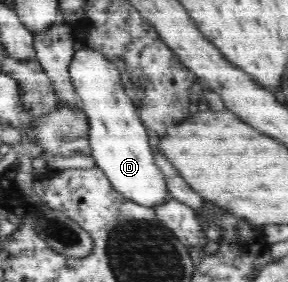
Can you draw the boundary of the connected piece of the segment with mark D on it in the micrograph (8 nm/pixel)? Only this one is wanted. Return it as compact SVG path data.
M83 45L81 49L74 52L74 57L69 65L69 76L77 97L80 97L80 108L84 110L86 118L88 118L88 126L90 126L88 139L90 148L92 148L92 157L96 160L96 165L107 175L112 187L139 205L153 208L166 203L166 200L172 197L167 183L160 173L160 168L156 165L149 144L149 130L142 123L136 106L123 89L120 72L116 65L102 52Z

